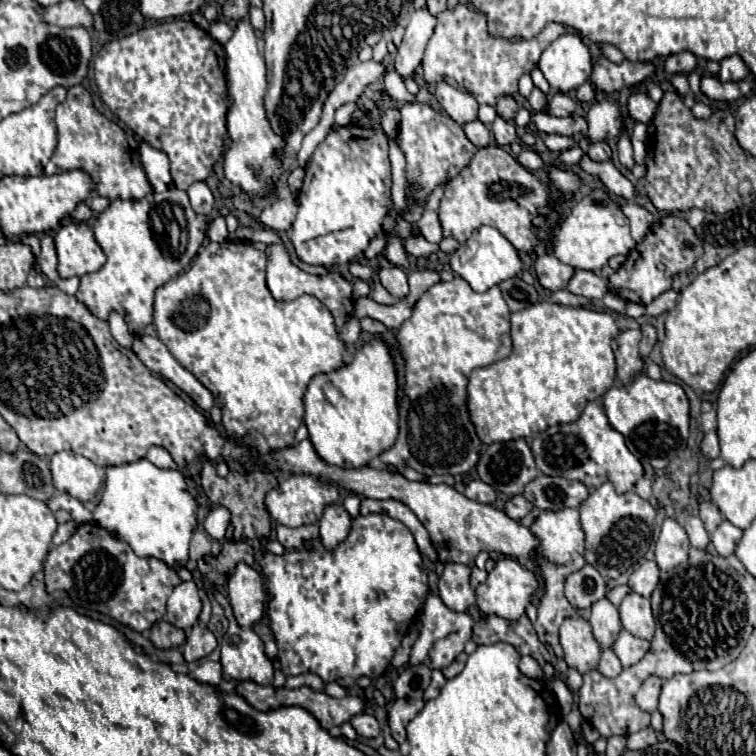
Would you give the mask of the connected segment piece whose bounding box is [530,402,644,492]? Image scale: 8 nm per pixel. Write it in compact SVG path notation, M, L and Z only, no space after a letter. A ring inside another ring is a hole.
M588 402L576 422L550 426L534 436L530 448L536 460L536 468L542 474L578 480L586 488L598 488L604 482L612 482L616 492L628 492L644 474L640 460L636 460L636 456L632 456L632 452L626 448L624 436L620 436L620 432L608 424L604 408L596 402Z

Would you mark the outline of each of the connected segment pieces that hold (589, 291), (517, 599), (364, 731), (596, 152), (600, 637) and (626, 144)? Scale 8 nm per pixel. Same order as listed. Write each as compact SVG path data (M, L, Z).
M576 270L576 274L568 282L568 290L578 296L600 300L608 292L608 280L588 270Z
M500 558L496 562L496 568L488 574L488 580L476 588L478 608L484 614L496 614L506 620L518 620L520 616L524 616L526 606L532 602L532 596L536 594L536 590L538 590L538 580L532 570L518 564L518 560Z
M358 714L358 716L352 716L350 720L352 728L362 736L362 738L374 738L380 734L380 728L378 728L378 722L374 716L370 714Z
M596 142L596 144L590 144L590 150L588 150L588 156L594 160L594 162L606 162L610 158L610 146L606 142Z
M606 598L592 604L590 624L592 624L592 632L594 632L594 638L598 640L598 644L602 648L612 648L622 630L616 606L612 606Z
M624 130L624 132L620 134L620 140L618 140L618 158L620 158L620 162L622 162L628 170L632 170L634 160L632 160L632 144L630 144L630 132L628 132L628 130Z

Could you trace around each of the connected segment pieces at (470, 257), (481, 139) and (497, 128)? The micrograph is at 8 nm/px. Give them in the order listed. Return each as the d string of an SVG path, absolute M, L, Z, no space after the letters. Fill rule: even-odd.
M480 226L466 244L462 244L452 256L450 256L450 266L452 270L462 276L474 292L486 292L488 288L520 274L522 270L522 260L516 252L516 248L492 226Z
M474 120L474 122L468 122L462 126L468 140L476 146L476 148L486 148L490 144L490 130L480 122L480 120Z
M496 116L492 132L494 132L496 144L502 146L502 148L508 148L508 146L518 138L518 136L516 136L516 130L514 130L514 124L512 124L512 122L506 122L506 120L500 118L500 116Z

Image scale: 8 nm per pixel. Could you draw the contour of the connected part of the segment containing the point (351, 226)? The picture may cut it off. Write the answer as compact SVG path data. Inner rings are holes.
M356 124L334 128L308 162L298 194L298 216L290 234L298 258L326 268L352 262L364 254L370 240L382 230L390 206L386 134L380 128L360 128Z

